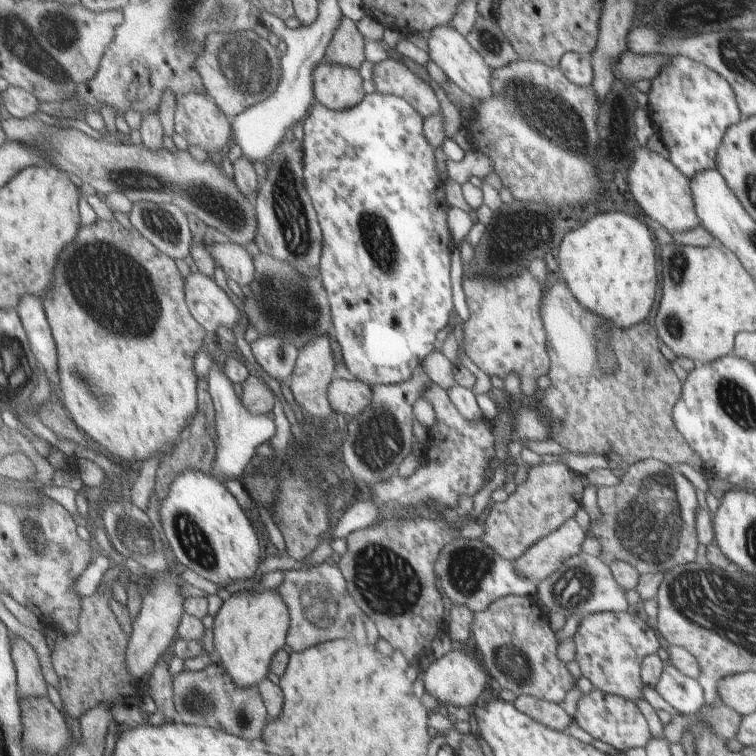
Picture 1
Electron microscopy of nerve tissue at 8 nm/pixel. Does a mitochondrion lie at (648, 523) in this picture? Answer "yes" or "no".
yes

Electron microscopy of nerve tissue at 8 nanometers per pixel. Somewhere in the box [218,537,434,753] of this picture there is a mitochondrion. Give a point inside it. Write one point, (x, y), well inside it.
(388, 584)

